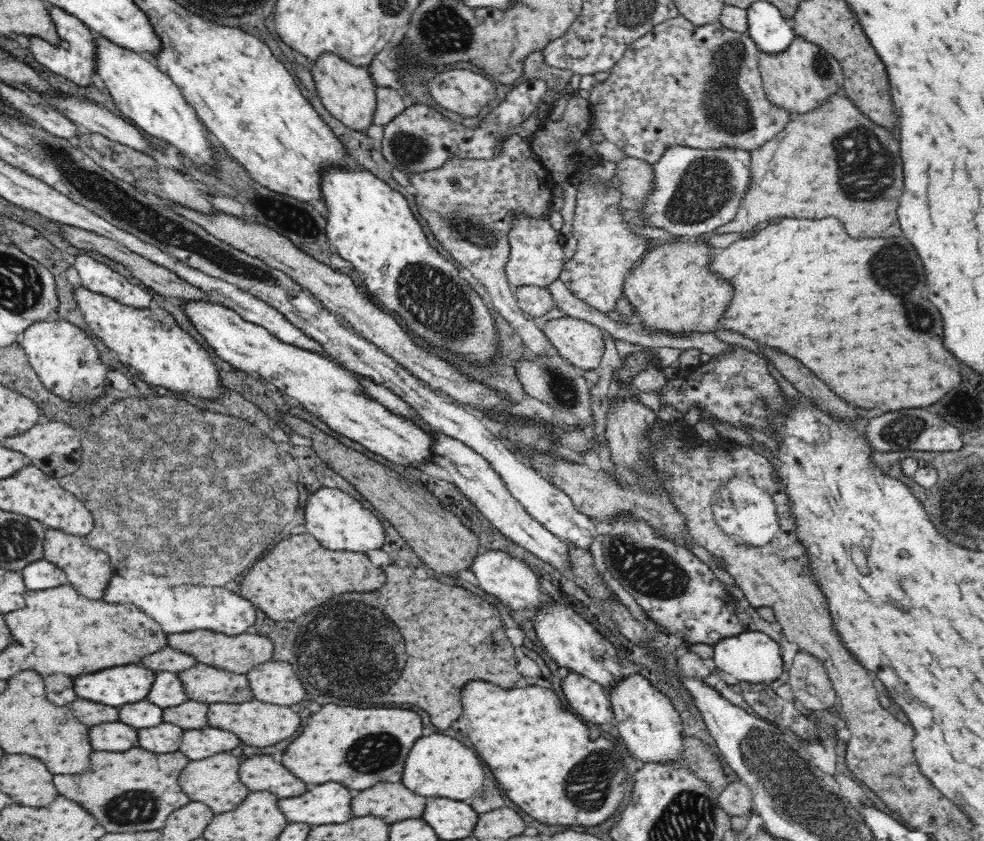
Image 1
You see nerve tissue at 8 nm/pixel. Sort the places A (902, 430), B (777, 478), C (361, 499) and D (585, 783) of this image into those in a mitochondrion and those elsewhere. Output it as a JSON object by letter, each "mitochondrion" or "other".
{"A":"mitochondrion","B":"other","C":"other","D":"mitochondrion"}

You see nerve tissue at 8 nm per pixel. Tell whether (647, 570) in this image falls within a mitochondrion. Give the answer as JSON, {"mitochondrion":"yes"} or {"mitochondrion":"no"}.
{"mitochondrion":"yes"}

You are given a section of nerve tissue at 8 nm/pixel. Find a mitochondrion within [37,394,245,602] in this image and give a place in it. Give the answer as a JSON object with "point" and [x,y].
{"point":[185,404]}

